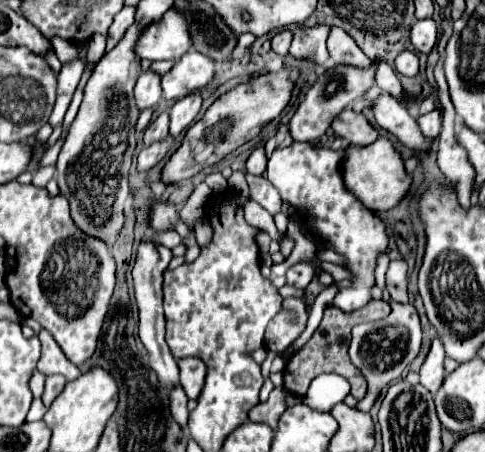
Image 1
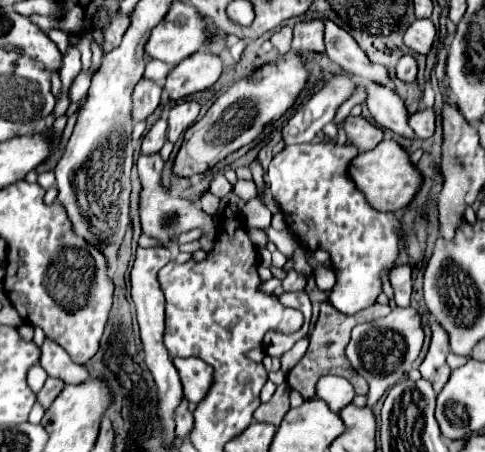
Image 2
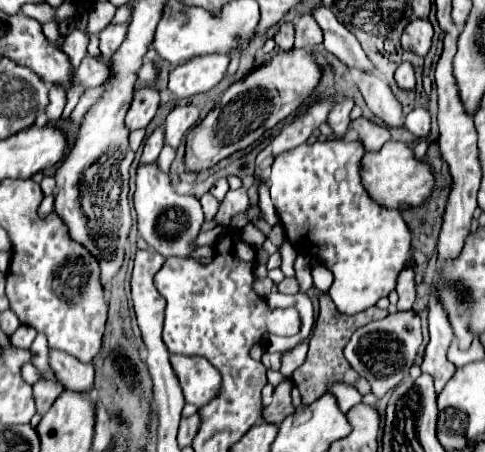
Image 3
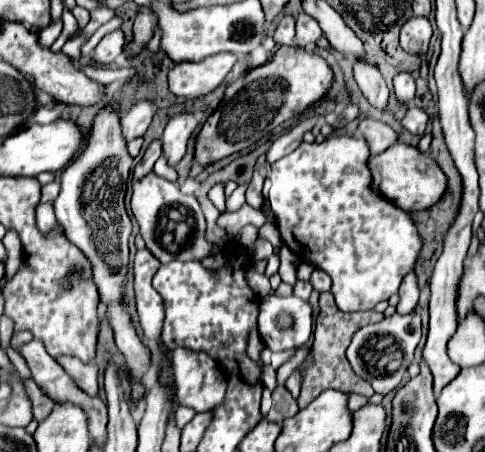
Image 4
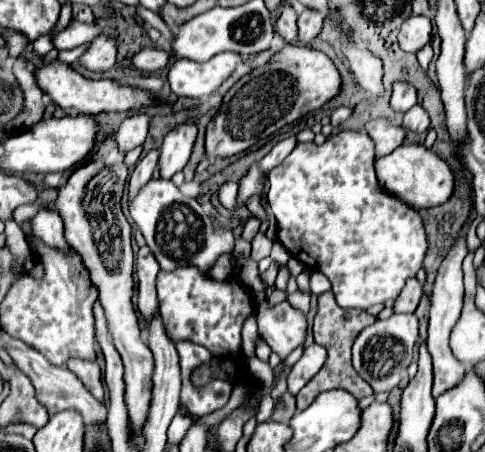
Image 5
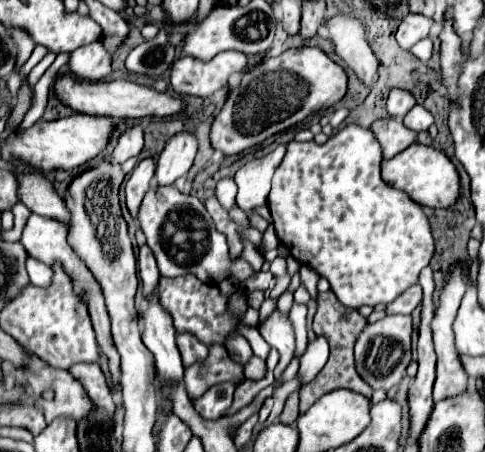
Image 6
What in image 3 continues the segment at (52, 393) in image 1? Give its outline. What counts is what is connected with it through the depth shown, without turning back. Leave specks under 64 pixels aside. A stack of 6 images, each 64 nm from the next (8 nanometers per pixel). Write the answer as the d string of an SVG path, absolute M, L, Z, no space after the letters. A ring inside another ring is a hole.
M44 380L38 382L34 386L34 398L36 398L36 410L40 414L46 414L50 410L50 406L54 404L54 400L62 394L62 384L56 380Z

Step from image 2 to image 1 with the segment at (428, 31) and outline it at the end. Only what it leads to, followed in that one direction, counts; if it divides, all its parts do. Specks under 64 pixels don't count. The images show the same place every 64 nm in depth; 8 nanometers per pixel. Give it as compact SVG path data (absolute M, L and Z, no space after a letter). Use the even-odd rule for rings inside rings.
M432 18L416 22L410 32L410 40L412 40L414 48L424 54L430 54L430 50L436 44L436 38L438 38L438 30L436 30L436 22Z

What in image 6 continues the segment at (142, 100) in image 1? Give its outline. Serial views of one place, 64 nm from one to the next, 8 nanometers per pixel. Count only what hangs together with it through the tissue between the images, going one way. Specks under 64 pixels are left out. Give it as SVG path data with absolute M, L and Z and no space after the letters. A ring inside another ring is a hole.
M134 124L130 128L126 128L120 136L118 136L118 144L112 152L112 162L122 164L132 156L138 156L140 150L144 146L144 128L142 124Z

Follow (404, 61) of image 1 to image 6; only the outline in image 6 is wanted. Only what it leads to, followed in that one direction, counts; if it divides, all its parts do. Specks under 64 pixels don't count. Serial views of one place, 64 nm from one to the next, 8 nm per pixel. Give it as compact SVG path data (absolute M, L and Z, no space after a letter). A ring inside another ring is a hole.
M392 88L388 96L388 112L390 116L406 116L406 112L416 104L416 98L412 92L402 88Z

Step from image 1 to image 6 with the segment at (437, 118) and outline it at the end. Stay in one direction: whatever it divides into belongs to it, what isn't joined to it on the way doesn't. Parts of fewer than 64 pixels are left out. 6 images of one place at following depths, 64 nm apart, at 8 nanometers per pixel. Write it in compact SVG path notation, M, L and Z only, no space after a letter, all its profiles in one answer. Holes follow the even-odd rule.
M416 104L416 106L404 116L404 126L410 128L410 130L414 130L414 132L426 132L432 122L434 122L432 114L430 114L424 106L420 106L420 104Z

